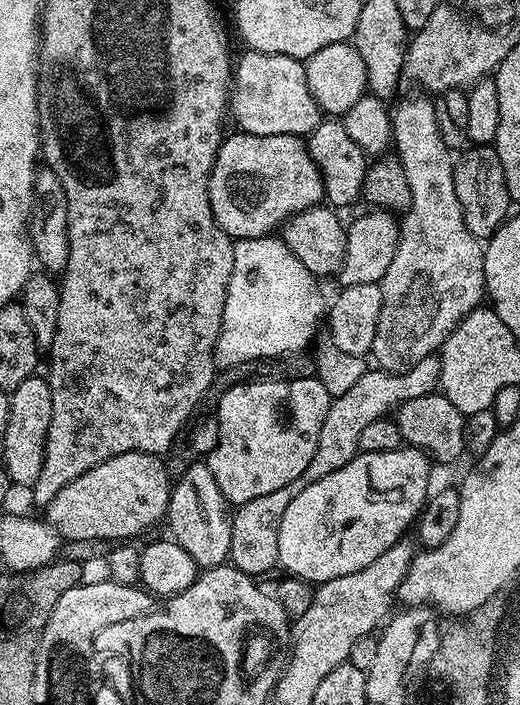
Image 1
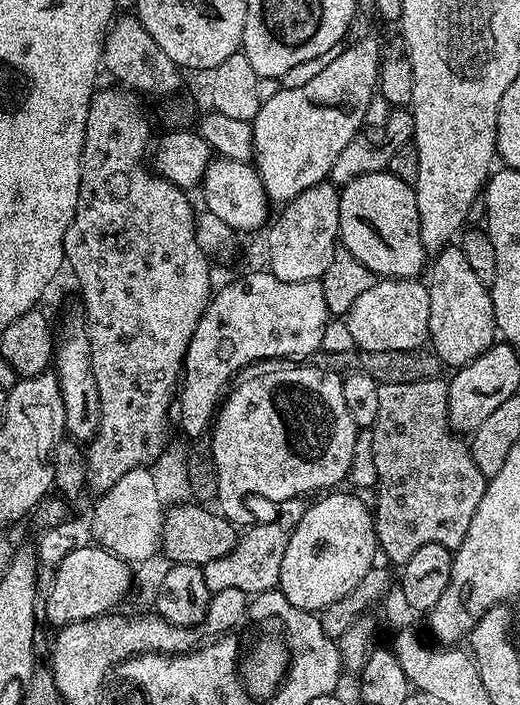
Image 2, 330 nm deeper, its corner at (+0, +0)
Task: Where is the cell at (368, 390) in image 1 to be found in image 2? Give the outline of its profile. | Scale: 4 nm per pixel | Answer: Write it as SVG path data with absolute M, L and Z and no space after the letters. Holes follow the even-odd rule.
M295 496L289 500L279 501L276 517L245 527L239 533L234 550L222 558L214 558L214 562L202 565L206 586L211 593L218 590L242 590L249 594L273 591L280 583L282 574L282 554L286 554L286 542L290 542L290 534L302 522L302 514L306 514L309 501L303 496Z

